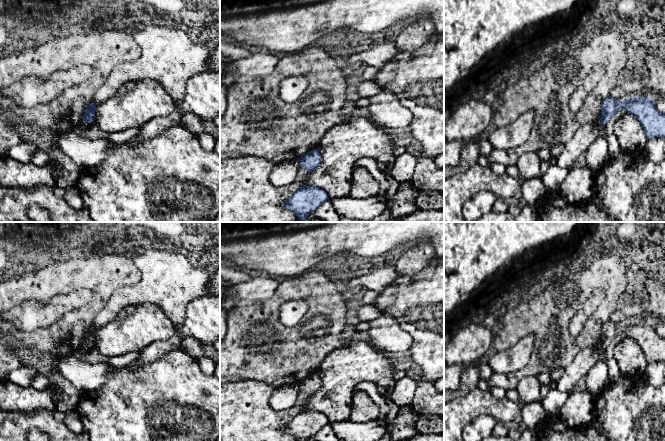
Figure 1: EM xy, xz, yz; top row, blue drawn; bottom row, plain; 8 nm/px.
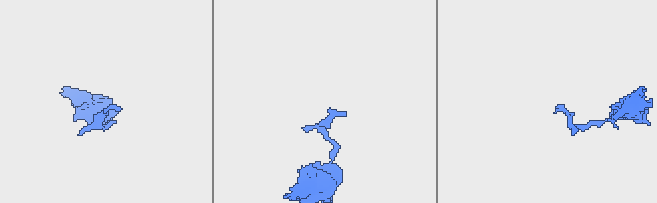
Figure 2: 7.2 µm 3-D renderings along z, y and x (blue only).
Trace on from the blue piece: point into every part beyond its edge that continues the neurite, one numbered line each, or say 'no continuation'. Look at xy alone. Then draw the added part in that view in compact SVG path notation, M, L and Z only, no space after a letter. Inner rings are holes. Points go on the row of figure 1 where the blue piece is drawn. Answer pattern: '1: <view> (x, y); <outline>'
no continuation

